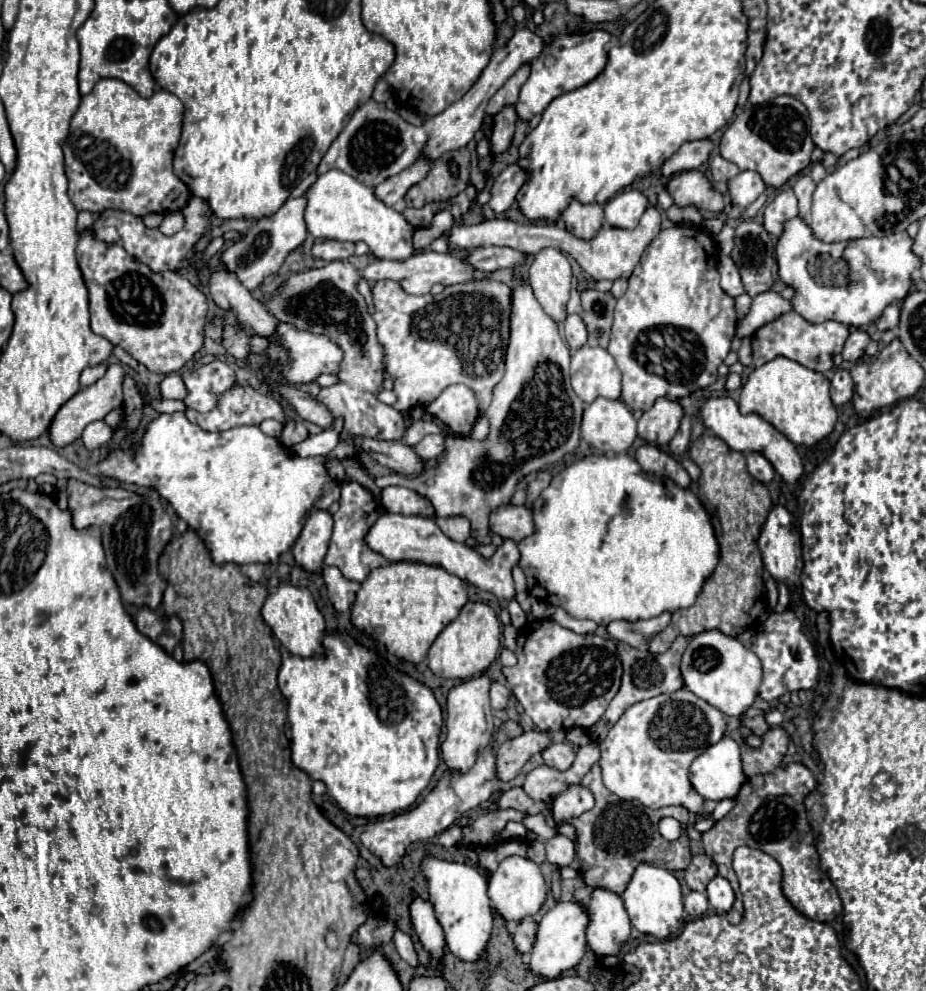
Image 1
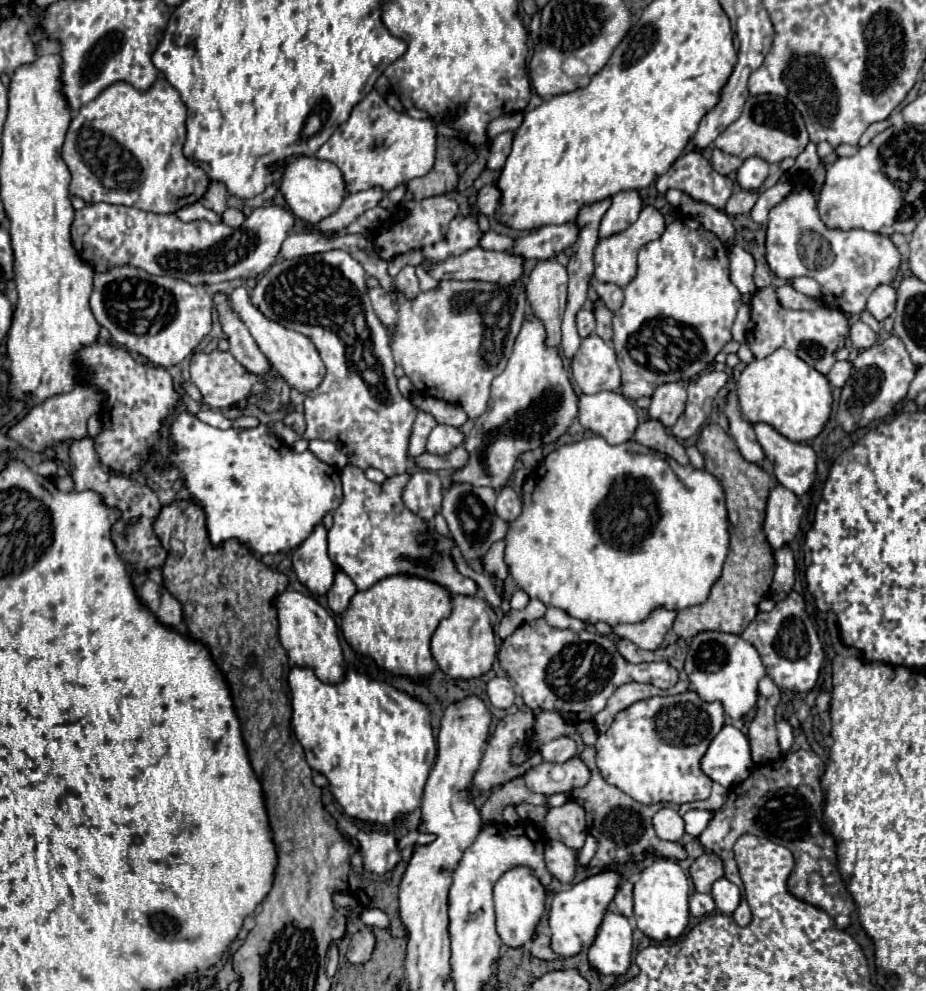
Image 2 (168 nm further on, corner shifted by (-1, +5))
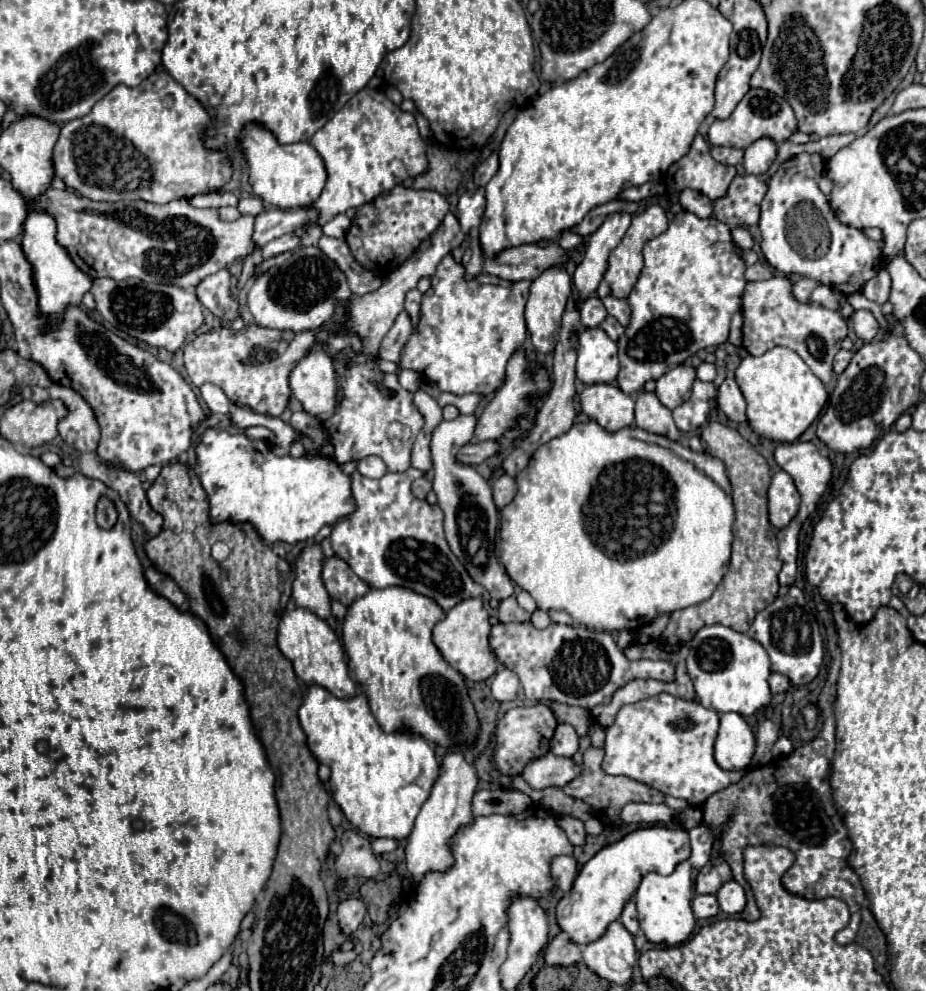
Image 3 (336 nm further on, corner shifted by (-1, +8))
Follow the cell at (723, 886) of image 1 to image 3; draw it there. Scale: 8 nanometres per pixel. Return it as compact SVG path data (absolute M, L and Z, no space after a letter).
M734 879L726 881L726 883L718 889L716 897L718 897L718 905L720 905L720 909L722 909L724 913L728 913L728 915L740 913L740 911L744 909L744 905L746 905L744 889L742 889Z

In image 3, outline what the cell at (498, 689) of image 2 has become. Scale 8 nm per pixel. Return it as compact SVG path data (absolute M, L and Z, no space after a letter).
M502 669L494 675L490 689L496 701L514 701L518 695L518 687L520 687L518 677L510 669Z

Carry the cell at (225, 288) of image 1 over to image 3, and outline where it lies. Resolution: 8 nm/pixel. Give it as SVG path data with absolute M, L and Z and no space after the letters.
M320 347L310 349L302 355L302 359L294 365L294 369L290 371L290 389L294 393L294 397L302 403L304 411L308 411L310 415L316 415L320 419L320 415L332 415L332 403L336 403L336 379L334 379L334 367L328 355L324 355L324 351Z

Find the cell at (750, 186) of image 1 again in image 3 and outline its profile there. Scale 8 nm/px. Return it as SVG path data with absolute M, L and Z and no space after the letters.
M758 139L756 143L752 143L752 147L744 151L744 161L742 161L744 171L748 175L766 173L776 157L776 149L778 149L776 143L772 143L770 139Z

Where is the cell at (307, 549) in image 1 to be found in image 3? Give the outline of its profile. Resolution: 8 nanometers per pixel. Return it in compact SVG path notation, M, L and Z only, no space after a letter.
M308 543L296 559L296 579L292 585L292 599L298 607L308 607L312 613L328 619L330 595L324 587L322 543Z

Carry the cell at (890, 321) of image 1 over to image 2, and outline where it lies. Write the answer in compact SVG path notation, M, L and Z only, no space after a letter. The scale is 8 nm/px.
M890 284L878 286L878 288L870 294L868 304L866 304L866 308L872 312L872 316L874 316L876 320L880 320L880 322L894 312L894 306L896 306L896 290L894 290Z

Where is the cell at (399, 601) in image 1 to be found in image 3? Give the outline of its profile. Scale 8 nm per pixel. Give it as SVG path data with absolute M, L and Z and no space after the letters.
M372 587L348 607L342 639L352 677L368 695L370 711L384 731L408 729L442 747L462 747L474 741L478 719L464 677L442 659L432 643L432 627L444 615L434 599L412 589Z

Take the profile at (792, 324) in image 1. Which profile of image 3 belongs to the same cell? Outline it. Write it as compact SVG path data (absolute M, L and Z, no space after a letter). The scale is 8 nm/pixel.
M772 277L746 285L742 295L742 313L742 345L750 355L762 355L772 347L784 345L796 351L822 383L828 383L832 379L832 363L836 353L840 351L838 343L842 343L848 335L848 323L838 311L814 303L796 303L792 295L792 281L788 277Z

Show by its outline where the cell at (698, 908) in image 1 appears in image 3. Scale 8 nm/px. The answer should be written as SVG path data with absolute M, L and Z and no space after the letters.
M694 895L692 899L692 911L696 919L710 919L718 915L718 901L716 895Z

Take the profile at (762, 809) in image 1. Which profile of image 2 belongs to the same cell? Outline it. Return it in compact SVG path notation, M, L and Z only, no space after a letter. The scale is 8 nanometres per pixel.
M762 768L752 770L752 774L744 782L730 788L728 800L724 802L724 806L714 812L712 822L698 836L698 840L702 842L702 846L706 850L710 850L722 858L726 878L730 882L734 882L741 890L742 902L736 908L736 912L732 914L738 926L748 926L752 920L752 914L750 914L750 908L748 908L748 902L744 896L744 886L738 878L738 866L736 866L734 852L732 852L734 842L742 834L766 836L768 840L780 842L782 846L790 848L790 852L796 858L796 868L788 876L790 894L794 894L796 898L800 898L812 906L826 910L836 920L840 930L846 930L850 926L850 914L854 912L856 906L854 906L854 900L852 900L846 884L842 882L838 866L836 866L838 856L836 856L834 836L822 826L812 804L798 790L794 790L790 786L782 788L782 786L776 786L774 782L768 782L768 778L764 778L764 774L762 774Z

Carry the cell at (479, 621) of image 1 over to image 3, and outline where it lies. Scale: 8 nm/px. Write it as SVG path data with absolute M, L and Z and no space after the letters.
M480 597L476 599L464 599L458 605L454 605L446 617L436 623L434 627L434 645L442 653L442 657L466 679L470 681L484 681L488 679L496 669L498 669L498 659L492 653L488 645L488 635L490 635L490 615L484 609L484 603Z

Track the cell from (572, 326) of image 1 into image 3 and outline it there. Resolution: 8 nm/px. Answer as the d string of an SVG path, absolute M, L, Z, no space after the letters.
M588 297L580 307L580 315L582 315L584 327L598 327L606 319L608 313L598 297Z

